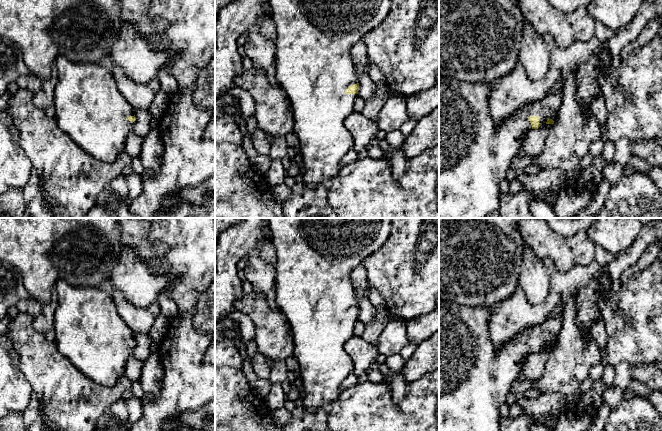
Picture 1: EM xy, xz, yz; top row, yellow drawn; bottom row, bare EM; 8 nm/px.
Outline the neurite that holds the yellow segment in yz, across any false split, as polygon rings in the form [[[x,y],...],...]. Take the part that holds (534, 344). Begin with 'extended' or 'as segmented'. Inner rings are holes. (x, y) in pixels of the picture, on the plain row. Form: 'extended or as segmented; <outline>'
extended; [[[439,301],[439,431],[500,431],[500,406],[506,402],[506,397],[511,391],[513,384],[521,377],[525,361],[532,353],[538,353],[543,350],[548,342],[553,341],[554,347],[557,345],[558,335],[562,328],[564,303],[558,305],[541,325],[524,329],[507,342],[495,346],[489,338],[488,319],[491,315],[489,308],[463,306],[456,302]]]

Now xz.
extended; [[[266,218],[266,220],[276,250],[276,263],[274,264],[276,303],[279,311],[285,315],[293,336],[294,359],[299,364],[300,377],[303,380],[303,406],[310,410],[327,408],[331,402],[339,397],[344,380],[353,373],[354,369],[352,359],[344,349],[346,342],[354,337],[354,326],[359,315],[358,293],[352,285],[350,274],[368,255],[385,244],[391,234],[392,218]]]

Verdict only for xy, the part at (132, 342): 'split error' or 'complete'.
split error

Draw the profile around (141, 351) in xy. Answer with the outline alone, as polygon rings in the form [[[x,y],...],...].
[[[135,333],[135,341],[136,345],[133,349],[132,354],[135,357],[135,359],[144,363],[151,355],[151,337],[149,333]]]

